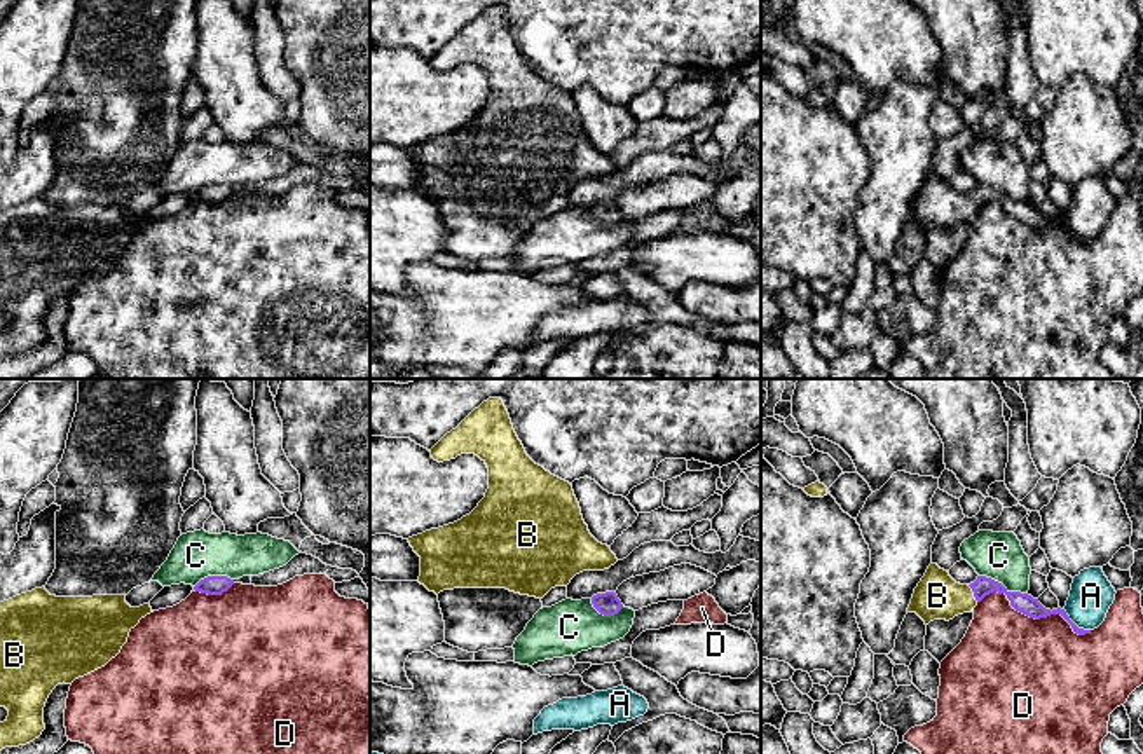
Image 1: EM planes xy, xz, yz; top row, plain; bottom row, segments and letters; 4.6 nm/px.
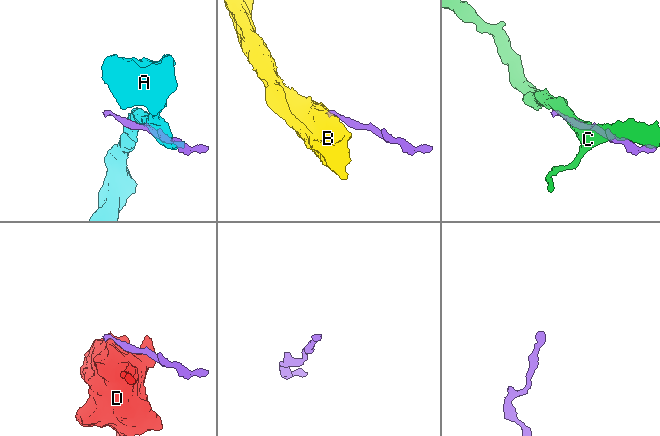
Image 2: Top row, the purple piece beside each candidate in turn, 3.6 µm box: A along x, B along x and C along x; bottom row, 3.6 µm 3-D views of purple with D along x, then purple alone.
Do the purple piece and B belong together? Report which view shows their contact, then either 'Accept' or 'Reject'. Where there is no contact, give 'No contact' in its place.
Touches purple in yz. Accept

